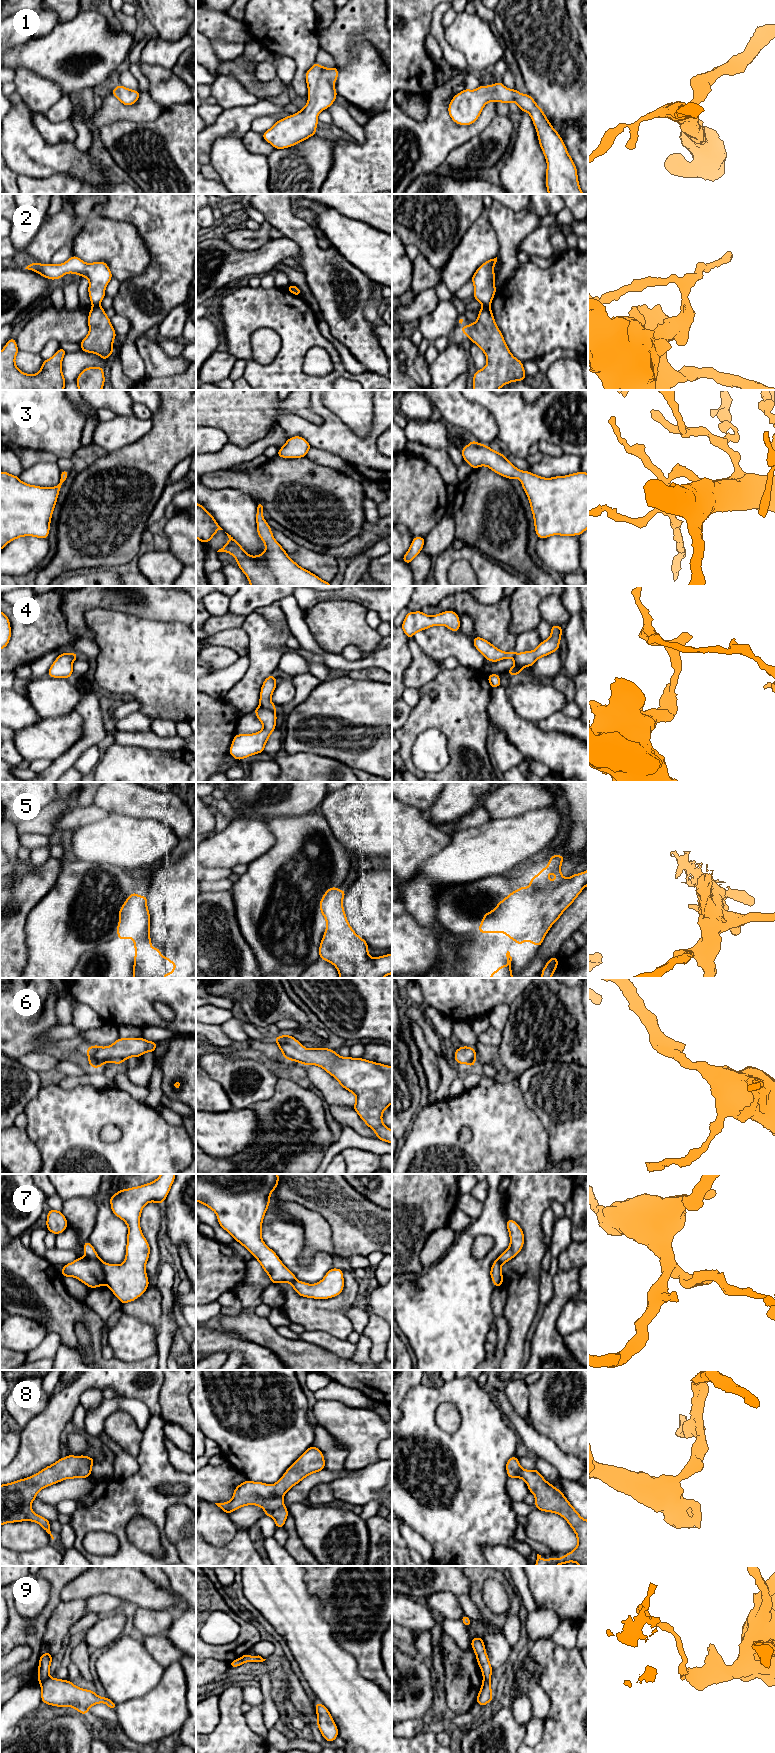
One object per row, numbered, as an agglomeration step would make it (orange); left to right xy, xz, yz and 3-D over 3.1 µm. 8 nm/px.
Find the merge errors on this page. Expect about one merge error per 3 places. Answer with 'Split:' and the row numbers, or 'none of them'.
Split: 2, 4, 5, 7, 9

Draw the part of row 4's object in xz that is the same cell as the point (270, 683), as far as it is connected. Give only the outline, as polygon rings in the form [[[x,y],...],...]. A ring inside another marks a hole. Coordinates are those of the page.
[[[271,674],[268,676],[261,687],[259,702],[260,705],[271,710],[275,710],[277,706],[271,702],[272,694],[277,686],[277,680]]]

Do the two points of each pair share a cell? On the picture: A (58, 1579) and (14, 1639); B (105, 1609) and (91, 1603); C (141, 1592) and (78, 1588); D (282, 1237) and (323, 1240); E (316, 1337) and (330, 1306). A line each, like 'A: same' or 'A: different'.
A: same
B: same
C: same
D: different
E: different

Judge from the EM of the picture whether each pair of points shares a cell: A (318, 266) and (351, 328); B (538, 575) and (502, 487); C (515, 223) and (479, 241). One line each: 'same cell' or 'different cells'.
A: same cell
B: same cell
C: different cells

